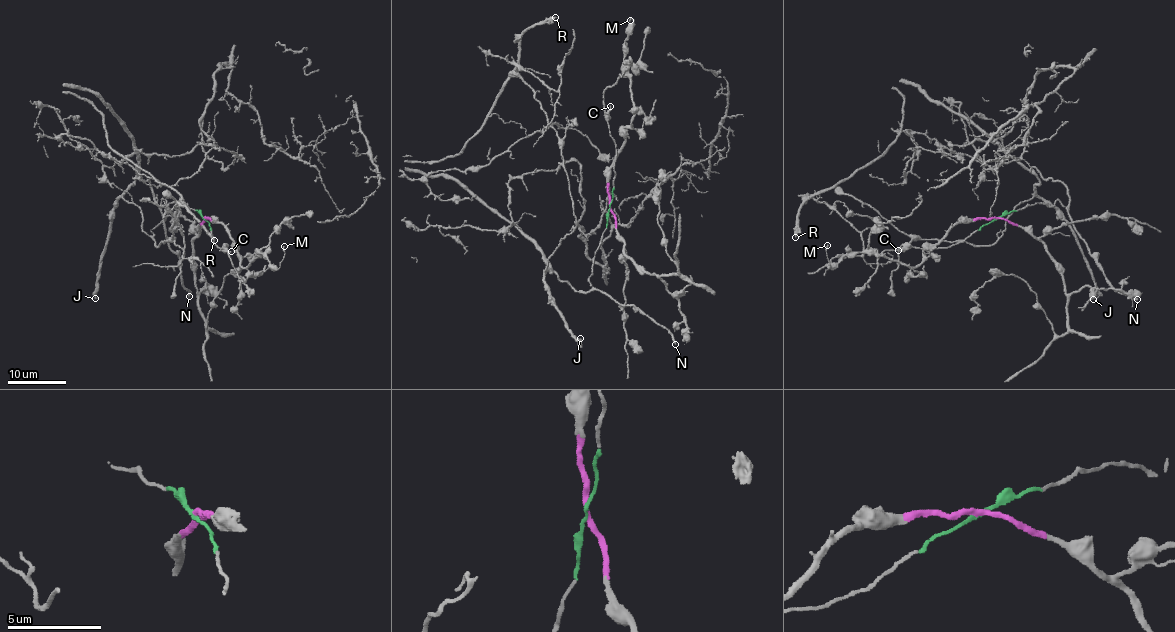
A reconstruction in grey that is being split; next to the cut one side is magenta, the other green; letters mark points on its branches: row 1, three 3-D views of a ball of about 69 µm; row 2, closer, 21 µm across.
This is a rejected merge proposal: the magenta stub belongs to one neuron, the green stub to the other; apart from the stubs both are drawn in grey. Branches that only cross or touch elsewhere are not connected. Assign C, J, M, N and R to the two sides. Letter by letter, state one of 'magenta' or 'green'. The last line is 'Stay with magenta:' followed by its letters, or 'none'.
C: green
J: green
M: magenta
N: green
R: green
Stay with magenta: M

